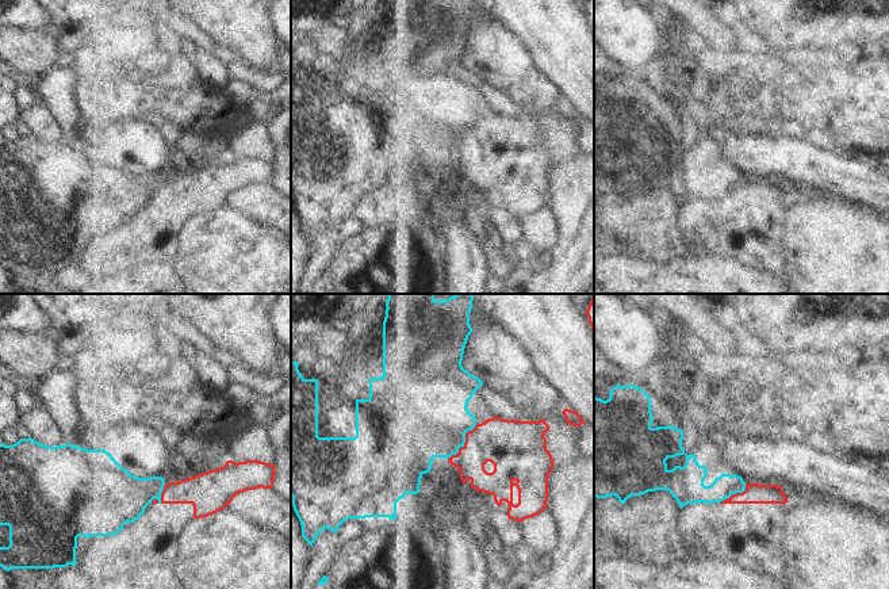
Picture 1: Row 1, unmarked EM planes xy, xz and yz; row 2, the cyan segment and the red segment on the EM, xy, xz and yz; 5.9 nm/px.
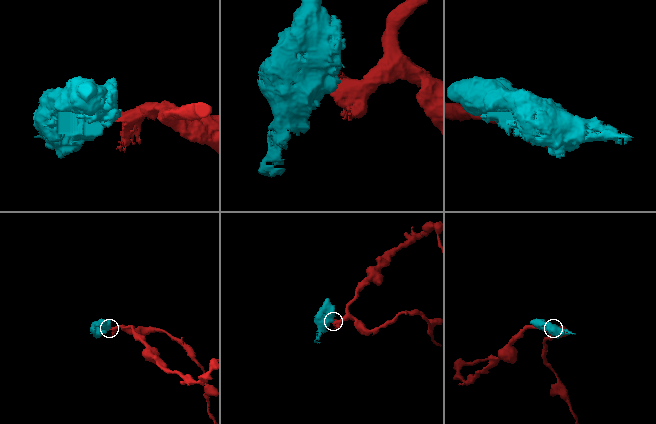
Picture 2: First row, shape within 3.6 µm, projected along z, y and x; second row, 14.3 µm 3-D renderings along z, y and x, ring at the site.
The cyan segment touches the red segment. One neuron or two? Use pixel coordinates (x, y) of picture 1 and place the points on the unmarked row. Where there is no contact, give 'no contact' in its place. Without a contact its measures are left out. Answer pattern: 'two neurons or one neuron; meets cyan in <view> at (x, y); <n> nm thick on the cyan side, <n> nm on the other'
two neurons; meets cyan in xz at (464, 138); 460 nm thick on the cyan side, 280 nm on the other

